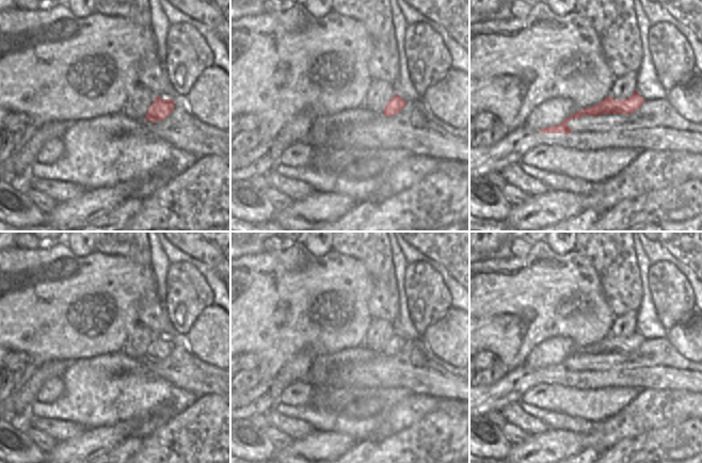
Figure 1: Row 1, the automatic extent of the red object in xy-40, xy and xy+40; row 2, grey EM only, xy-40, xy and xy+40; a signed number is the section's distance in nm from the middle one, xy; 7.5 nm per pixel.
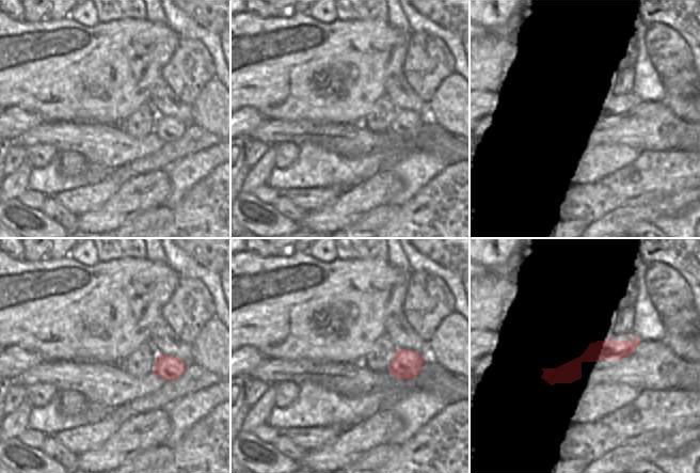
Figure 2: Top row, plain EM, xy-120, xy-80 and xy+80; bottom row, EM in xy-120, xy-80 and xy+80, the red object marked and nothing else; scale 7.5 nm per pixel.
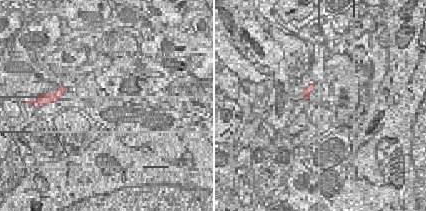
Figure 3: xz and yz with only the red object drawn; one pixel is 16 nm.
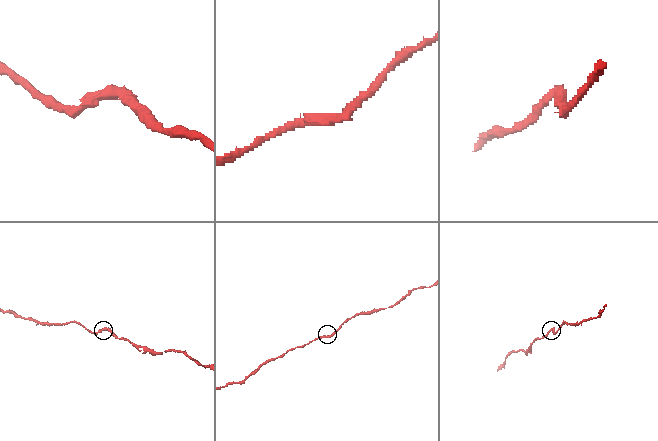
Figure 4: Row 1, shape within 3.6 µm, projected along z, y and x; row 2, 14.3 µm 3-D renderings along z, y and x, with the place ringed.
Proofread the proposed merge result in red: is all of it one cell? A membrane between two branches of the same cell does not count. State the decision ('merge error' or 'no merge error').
no merge error

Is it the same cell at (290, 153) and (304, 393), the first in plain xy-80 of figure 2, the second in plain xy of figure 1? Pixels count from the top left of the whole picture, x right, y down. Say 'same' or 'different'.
same

